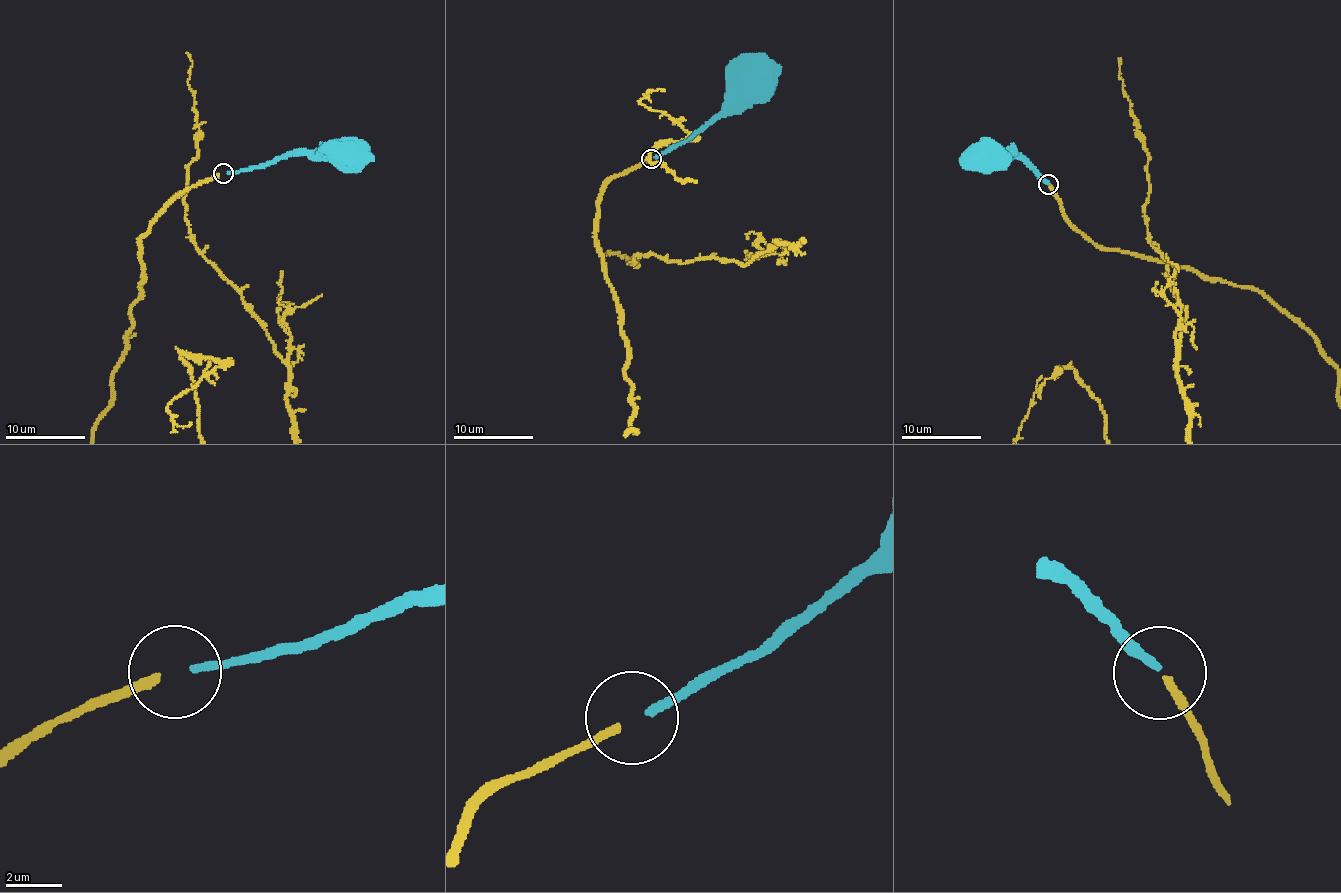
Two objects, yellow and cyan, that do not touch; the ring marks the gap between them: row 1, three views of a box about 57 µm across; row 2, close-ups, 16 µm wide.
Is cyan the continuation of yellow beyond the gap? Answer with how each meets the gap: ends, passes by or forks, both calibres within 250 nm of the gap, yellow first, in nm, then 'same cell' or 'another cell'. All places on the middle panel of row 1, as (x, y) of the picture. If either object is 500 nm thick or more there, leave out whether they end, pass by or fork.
yellow ends; cyan ends; calibres 280 and 280 nm; same cell

